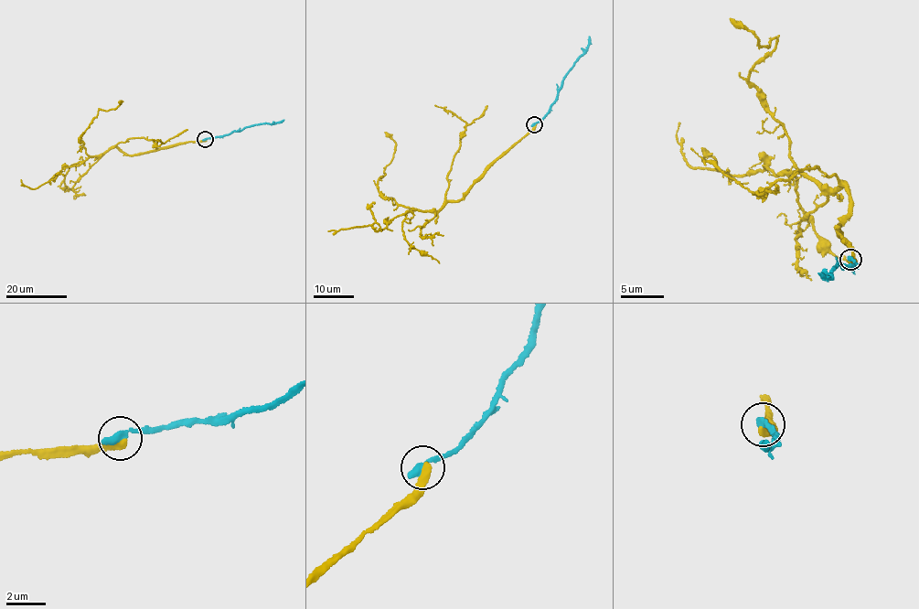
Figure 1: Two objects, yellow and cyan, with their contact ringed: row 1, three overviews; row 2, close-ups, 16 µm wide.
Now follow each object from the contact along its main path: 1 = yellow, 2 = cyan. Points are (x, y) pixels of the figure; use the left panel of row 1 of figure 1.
1: (206, 139), (137, 154), (126, 154), (115, 146), (90, 155), (80, 137), (98, 111), (108, 111), (119, 101)
2: (205, 139), (220, 137), (251, 125), (273, 124), (283, 120)

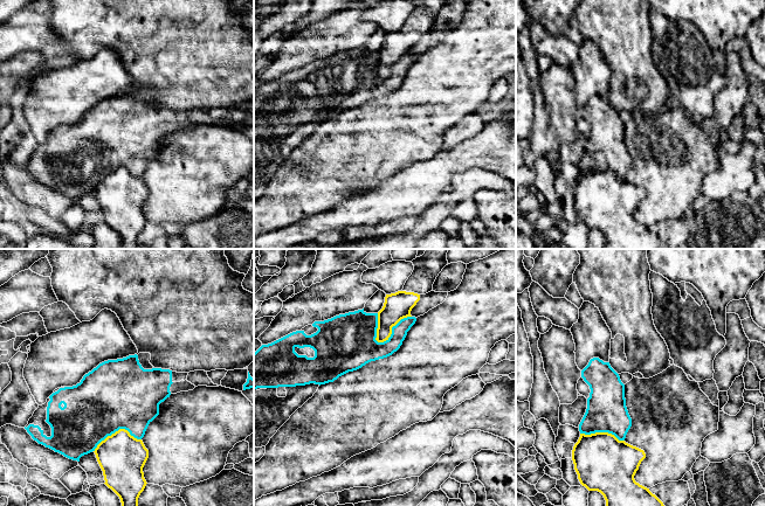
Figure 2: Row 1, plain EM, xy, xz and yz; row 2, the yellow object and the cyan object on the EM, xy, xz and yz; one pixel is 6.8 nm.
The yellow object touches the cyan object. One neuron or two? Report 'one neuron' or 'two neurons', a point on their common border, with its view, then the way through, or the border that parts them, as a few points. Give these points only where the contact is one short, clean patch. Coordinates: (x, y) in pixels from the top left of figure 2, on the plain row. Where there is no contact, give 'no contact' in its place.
two neurons | xz (391, 68)

